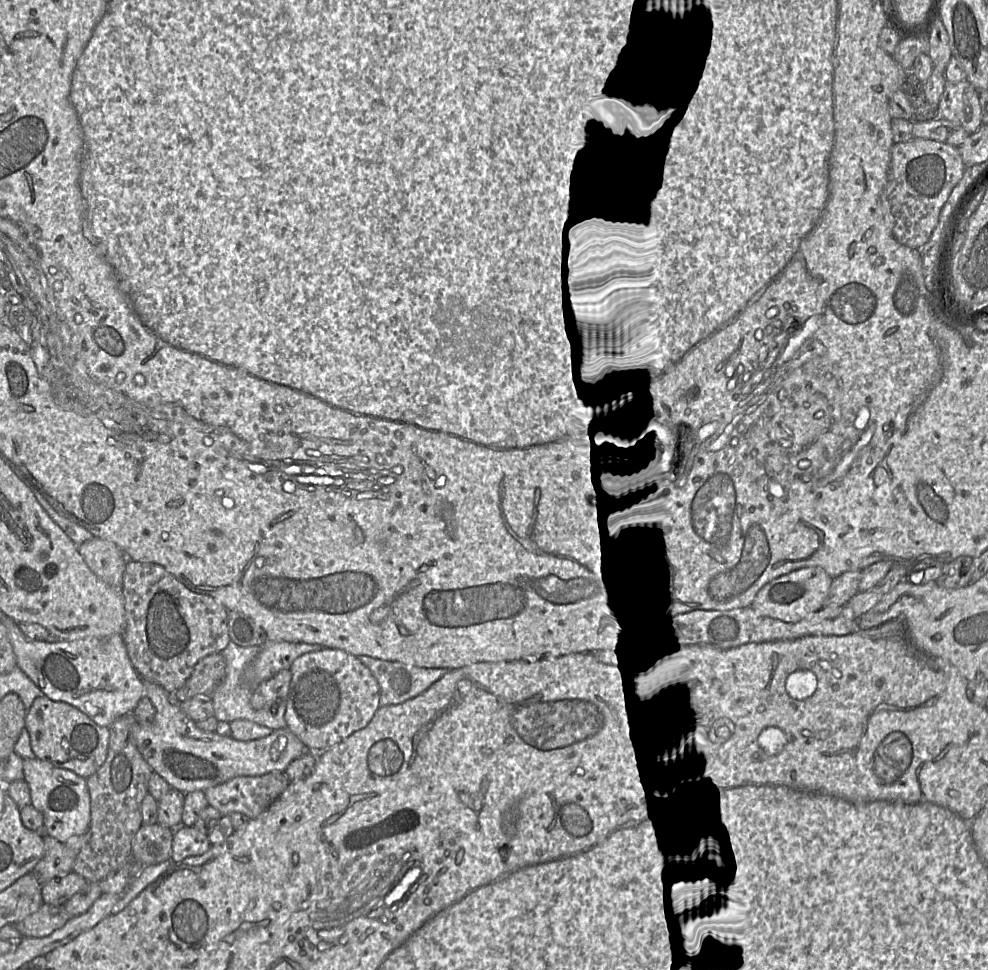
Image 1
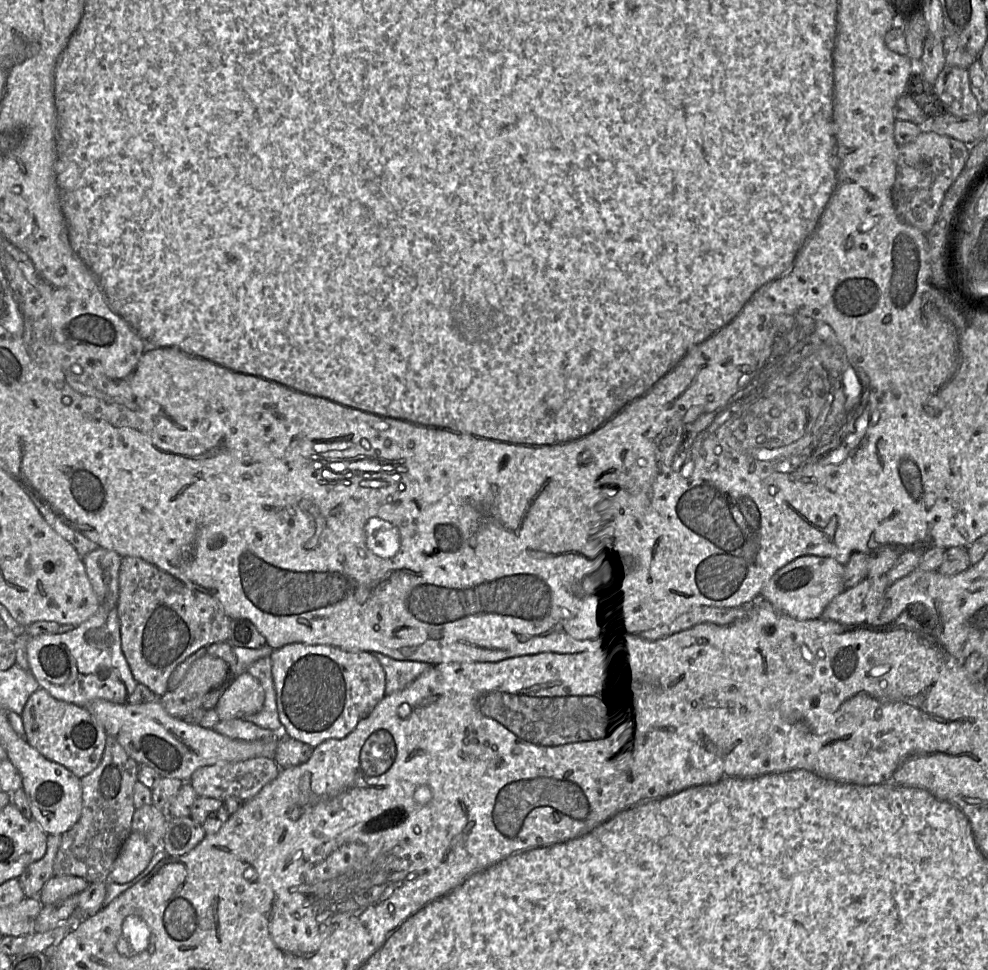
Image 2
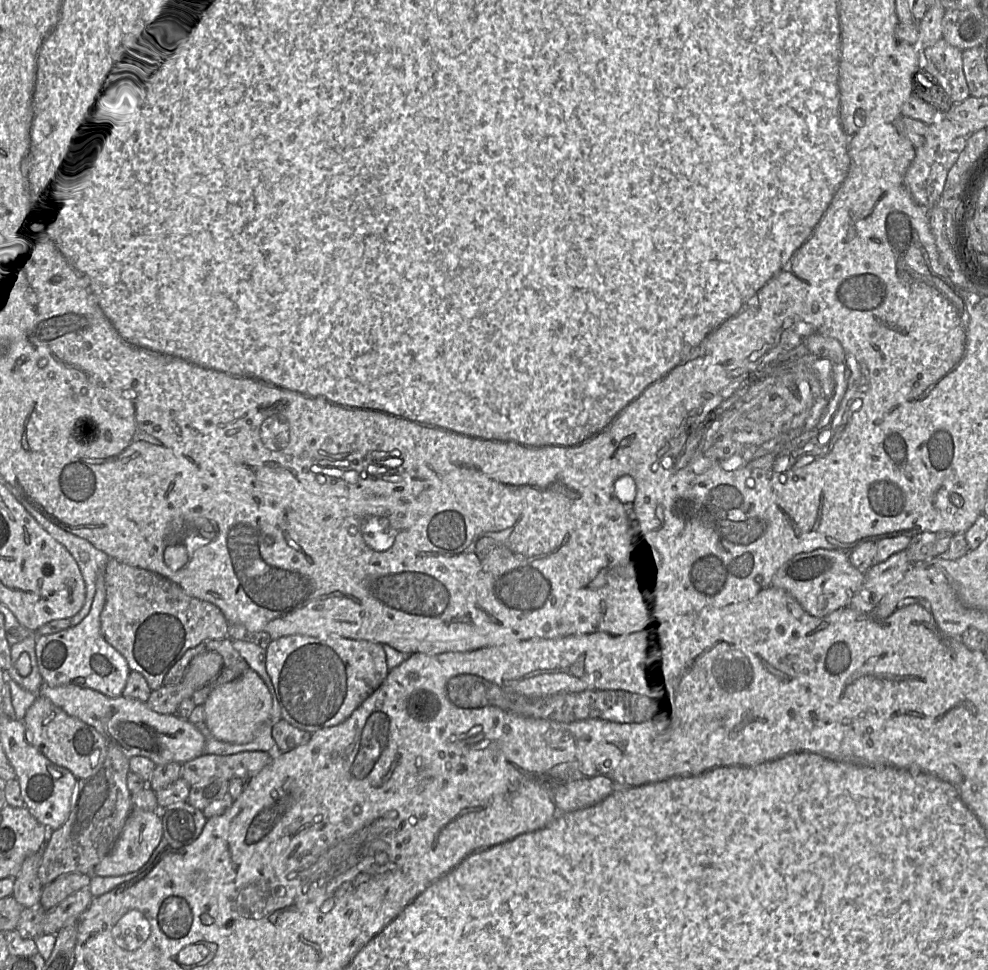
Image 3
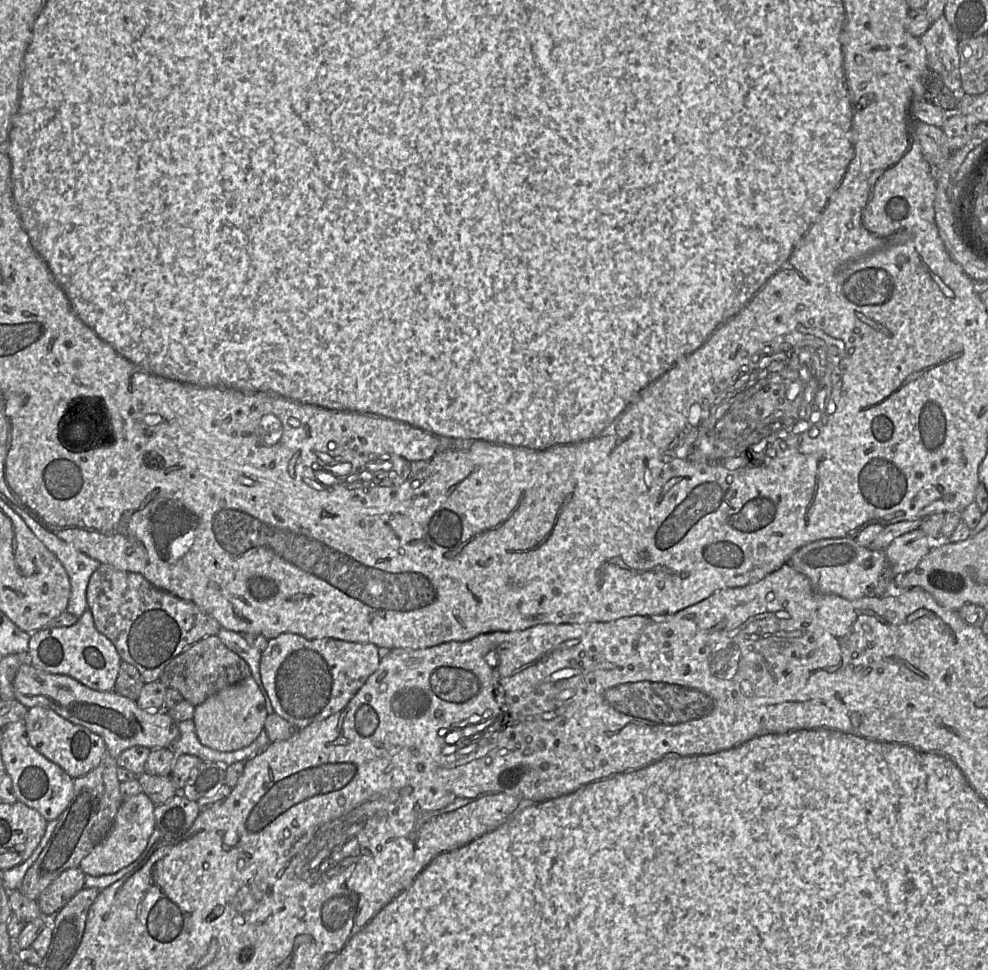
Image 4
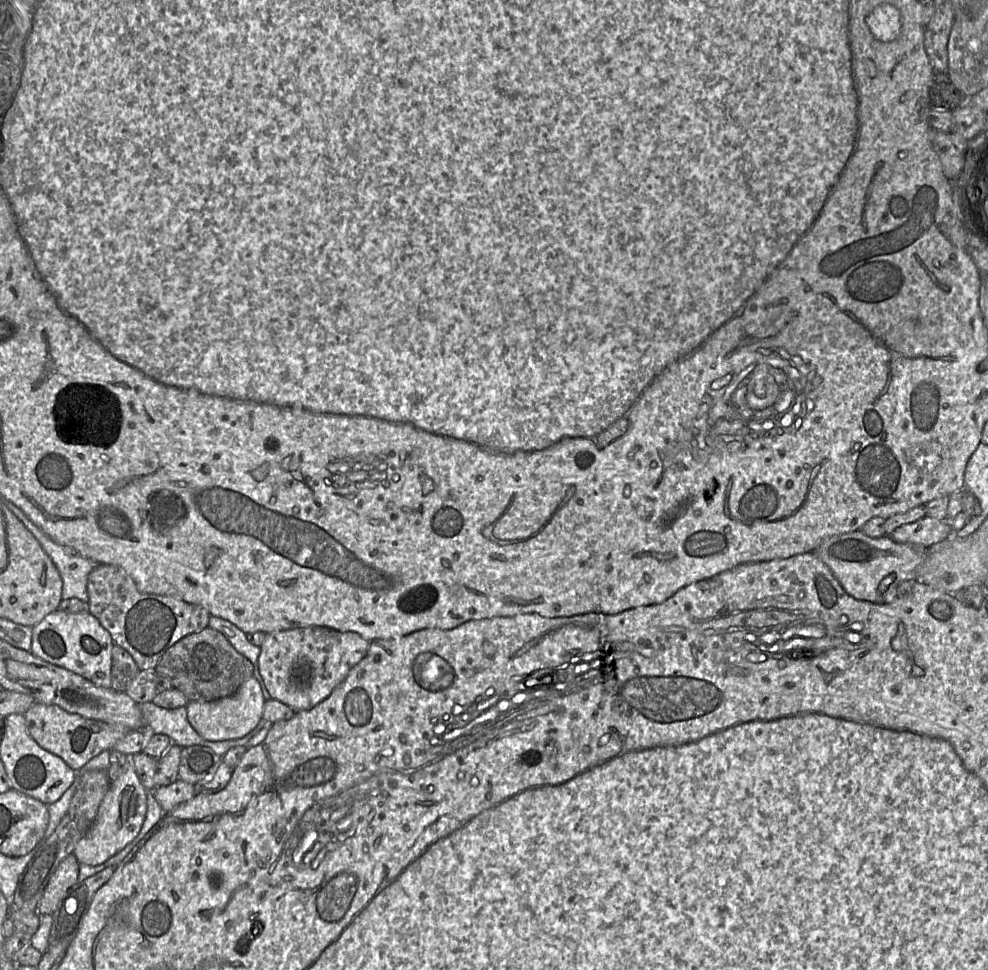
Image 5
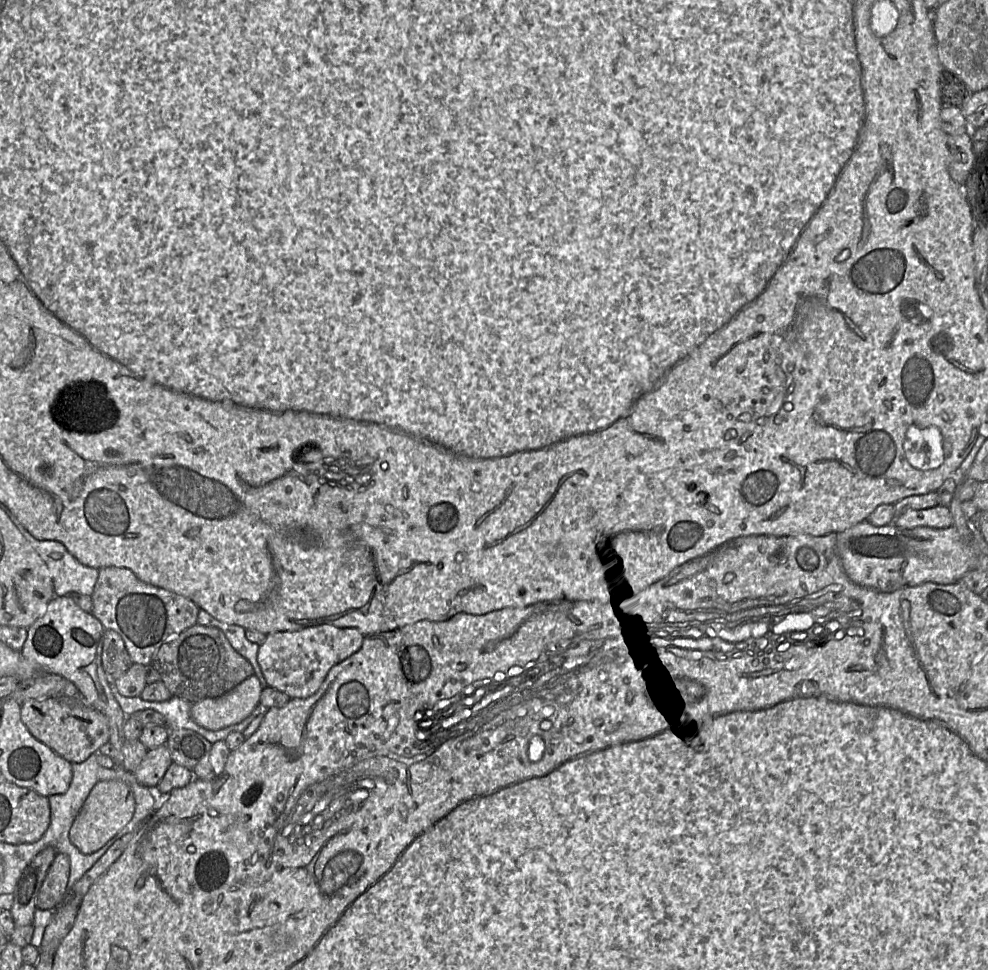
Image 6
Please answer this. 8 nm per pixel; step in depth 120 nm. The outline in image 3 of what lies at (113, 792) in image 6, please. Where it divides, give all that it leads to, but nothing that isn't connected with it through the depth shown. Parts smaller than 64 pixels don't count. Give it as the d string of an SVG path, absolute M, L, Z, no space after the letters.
M132 809L123 830L110 853L95 867L94 875L120 876L139 871L149 861L162 840L162 822L159 811Z

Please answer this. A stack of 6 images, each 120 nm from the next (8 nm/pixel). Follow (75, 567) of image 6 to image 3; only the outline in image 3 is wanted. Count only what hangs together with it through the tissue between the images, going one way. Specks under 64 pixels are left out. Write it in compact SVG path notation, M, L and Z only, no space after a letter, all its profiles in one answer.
M21 497L20 502L40 526L67 549L80 569L85 582L85 603L81 610L70 618L71 626L75 626L87 616L91 609L97 577L100 572L104 573L109 557L87 540L62 529L26 499Z

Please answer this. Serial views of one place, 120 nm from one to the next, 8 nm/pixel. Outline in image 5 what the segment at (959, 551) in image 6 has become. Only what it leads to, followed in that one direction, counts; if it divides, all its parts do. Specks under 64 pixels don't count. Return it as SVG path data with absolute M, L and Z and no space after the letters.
M861 530L833 536L812 552L831 570L844 590L857 600L882 604L897 596L898 586L907 580L916 580L918 567L927 550L895 542L890 536L872 538Z

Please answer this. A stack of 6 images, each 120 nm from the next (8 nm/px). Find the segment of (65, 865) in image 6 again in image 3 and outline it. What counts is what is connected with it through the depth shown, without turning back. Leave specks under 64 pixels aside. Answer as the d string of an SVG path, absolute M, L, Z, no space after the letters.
M66 873L60 875L51 883L43 886L40 906L45 910L51 910L71 894L80 889L89 887L91 876L82 873Z

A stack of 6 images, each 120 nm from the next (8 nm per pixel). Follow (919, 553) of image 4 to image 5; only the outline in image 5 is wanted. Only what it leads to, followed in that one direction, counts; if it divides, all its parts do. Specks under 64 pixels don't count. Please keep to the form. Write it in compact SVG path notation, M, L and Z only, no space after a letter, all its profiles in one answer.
M926 515L915 522L896 528L890 537L897 543L927 550L953 534L949 520L941 521Z

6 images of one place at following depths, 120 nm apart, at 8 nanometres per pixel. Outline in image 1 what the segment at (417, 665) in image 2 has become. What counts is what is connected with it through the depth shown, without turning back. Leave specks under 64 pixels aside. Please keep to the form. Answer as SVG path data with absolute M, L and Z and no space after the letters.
M371 656L357 657L373 674L380 687L380 706L401 704L426 691L449 670L424 668Z

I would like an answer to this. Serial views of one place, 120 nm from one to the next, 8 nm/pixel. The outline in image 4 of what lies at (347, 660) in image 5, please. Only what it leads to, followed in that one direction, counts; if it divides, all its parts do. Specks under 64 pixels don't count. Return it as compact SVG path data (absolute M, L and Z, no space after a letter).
M282 633L268 640L261 654L260 676L276 714L300 729L343 710L380 663L379 650L372 643L335 638L307 639L299 634Z

